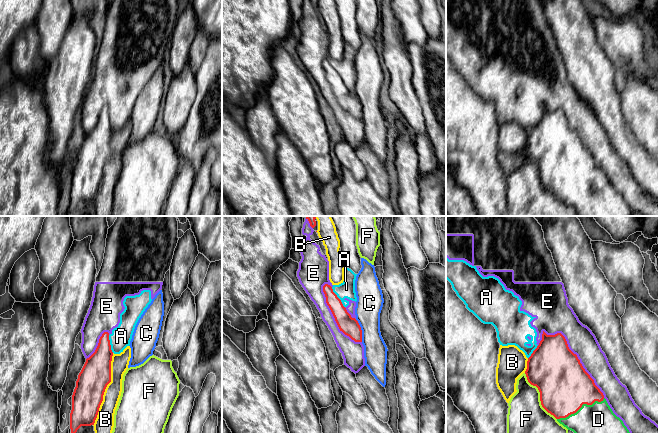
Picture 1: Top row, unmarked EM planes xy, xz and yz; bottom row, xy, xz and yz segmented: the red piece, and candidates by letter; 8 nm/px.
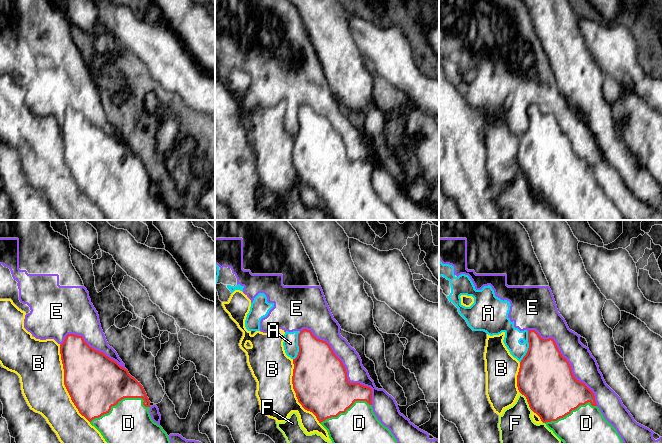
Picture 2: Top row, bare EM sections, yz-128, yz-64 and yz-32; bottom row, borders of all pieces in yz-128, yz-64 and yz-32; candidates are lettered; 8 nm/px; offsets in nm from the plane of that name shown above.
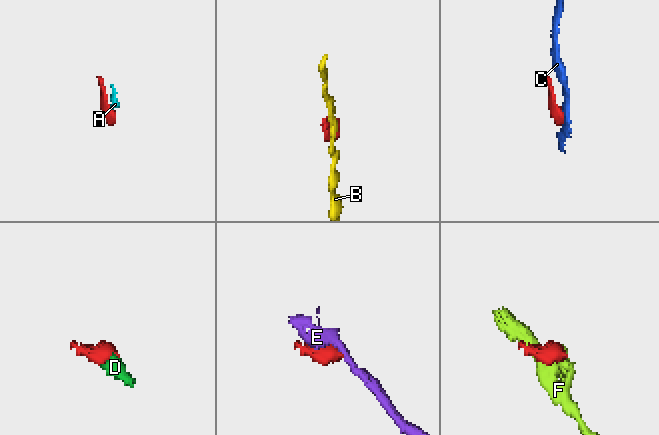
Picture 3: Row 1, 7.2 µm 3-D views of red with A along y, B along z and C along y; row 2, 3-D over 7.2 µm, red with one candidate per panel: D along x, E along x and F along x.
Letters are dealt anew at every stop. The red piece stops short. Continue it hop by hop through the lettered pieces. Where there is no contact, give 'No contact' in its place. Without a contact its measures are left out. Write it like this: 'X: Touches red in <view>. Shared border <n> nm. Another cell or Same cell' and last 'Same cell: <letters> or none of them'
A: Touches red in xz. Shared border 200 nm. Another cell
B: Touches red in xy. Shared border 600 nm. Another cell
C: Touches red in xz. Shared border 190 nm. Another cell
D: Touches red in yz. Shared border 420 nm. Same cell
E: Touches red in yz. Shared border 750 nm. Another cell
F: Touches red in yz. Shared border 460 nm. Another cell
Same cell: D

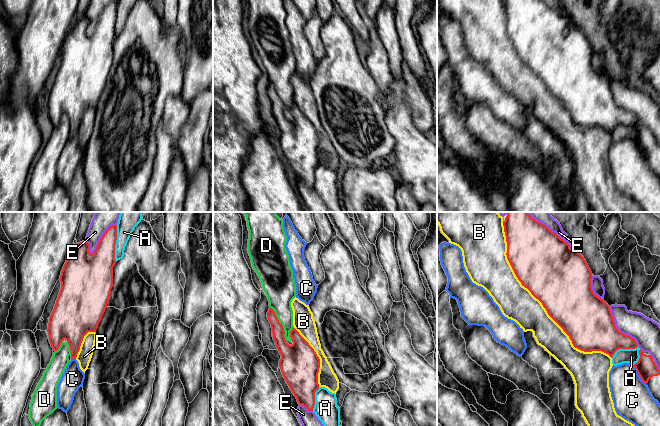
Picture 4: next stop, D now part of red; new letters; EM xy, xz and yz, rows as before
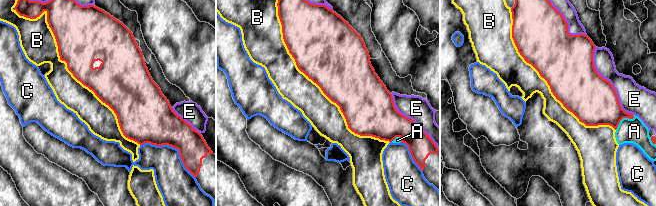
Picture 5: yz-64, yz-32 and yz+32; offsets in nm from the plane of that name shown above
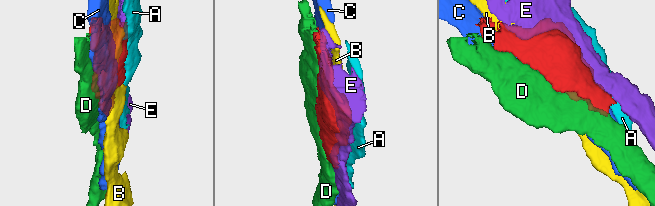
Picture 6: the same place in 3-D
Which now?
A: Touches red in xy. Shared border 300 nm. Another cell
B: Touches red in yz. Shared border 1400 nm. Another cell
C: Touches red in yz. Shared border 190 nm. Another cell
D: Touches red in xz. Shared border 320 nm. Another cell
E: Touches red in xy. Shared border 320 nm. Another cell
Same cell: none of them

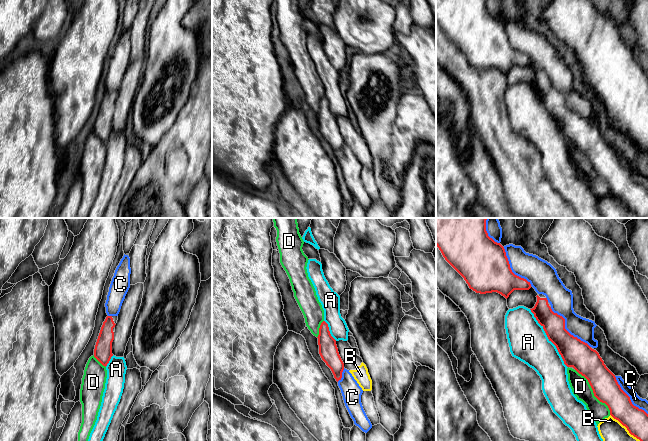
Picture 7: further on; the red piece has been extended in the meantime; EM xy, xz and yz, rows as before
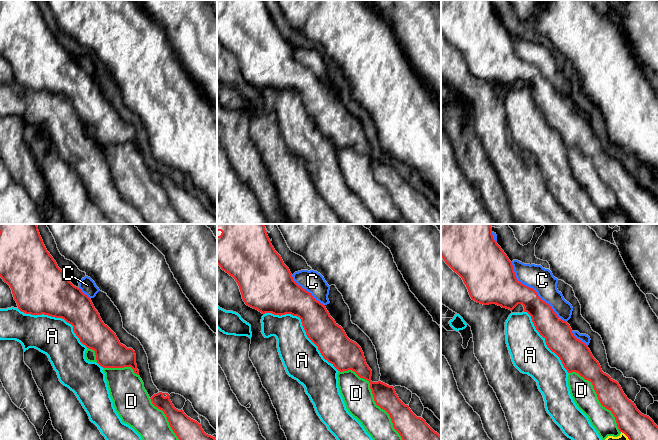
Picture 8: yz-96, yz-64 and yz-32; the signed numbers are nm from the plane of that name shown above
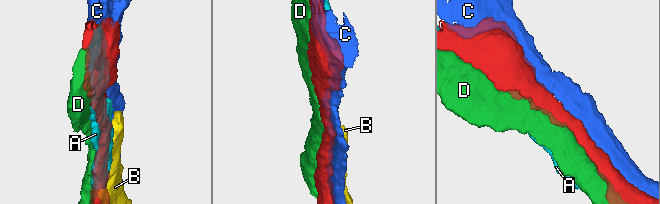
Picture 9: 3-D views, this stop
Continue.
A: Touches red in yz. Shared border 550 nm. Another cell
B: Touches red in yz. Shared border 320 nm. Another cell
C: Touches red in yz. Shared border 460 nm. Another cell
D: Touches red in yz. Shared border 460 nm. Another cell
Same cell: none of them

